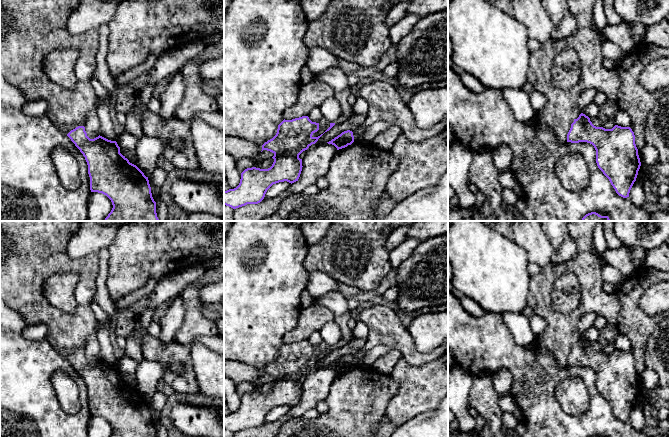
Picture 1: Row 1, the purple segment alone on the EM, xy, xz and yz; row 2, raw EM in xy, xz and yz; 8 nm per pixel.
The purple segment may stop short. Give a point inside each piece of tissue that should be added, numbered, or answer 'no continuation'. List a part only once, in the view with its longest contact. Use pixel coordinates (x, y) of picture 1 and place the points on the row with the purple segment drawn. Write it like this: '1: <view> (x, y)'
1: xz (313, 94)

